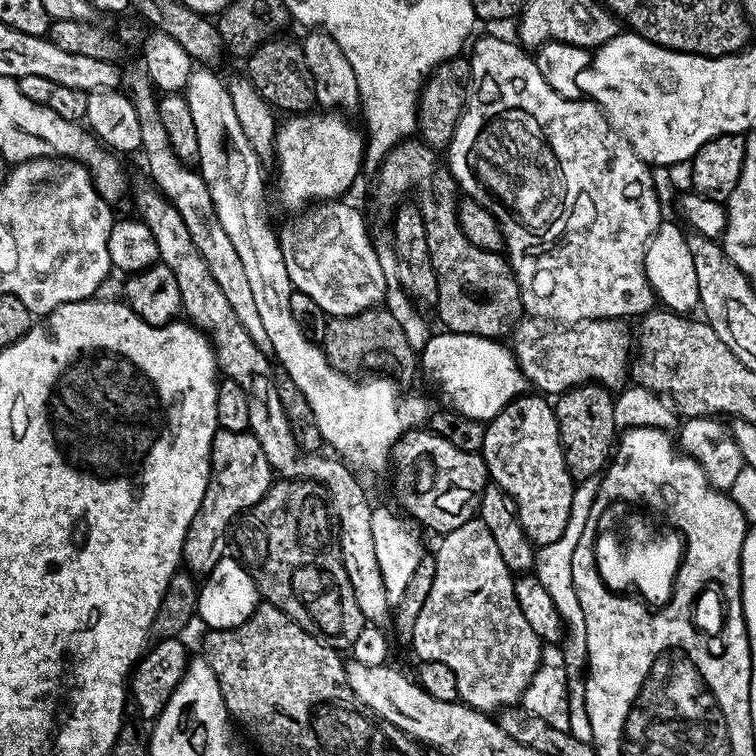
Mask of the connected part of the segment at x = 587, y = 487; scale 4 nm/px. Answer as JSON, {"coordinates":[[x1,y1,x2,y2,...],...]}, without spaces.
{"coordinates":[[600,476,586,478,573,487,570,518,566,518,566,530,562,530,562,535,555,542,539,545,534,569,534,575,542,584,543,589,550,594,554,608,558,610,564,626,562,649,565,656,566,678,568,679,568,732,574,738,578,738,578,742,587,744,592,744,592,731,590,730,590,714,586,714,586,690,584,689,584,677,588,666,586,614,582,610,582,602,578,602,578,590,574,590,574,546,578,546,578,538,582,538,582,530,586,530,586,518,590,518,590,506,594,506,599,493]]}

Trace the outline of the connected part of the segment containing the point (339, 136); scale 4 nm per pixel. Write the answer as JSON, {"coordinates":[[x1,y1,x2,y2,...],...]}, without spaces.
{"coordinates":[[324,110,317,114,292,114,276,129,275,159,280,159,280,196,284,200,316,200,312,202,332,202,356,180,356,175,364,168,364,146,366,136,359,127,347,120,347,115,336,110]]}

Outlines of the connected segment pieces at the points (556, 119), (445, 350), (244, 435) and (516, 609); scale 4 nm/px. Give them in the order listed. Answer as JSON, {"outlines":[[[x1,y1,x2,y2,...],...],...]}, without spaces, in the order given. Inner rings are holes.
{"outlines":[[[484,36,477,42,476,53,470,56,470,63,474,91,469,95,468,103,464,105,464,112,454,130,454,138,446,149,446,163,456,179,459,191,467,199,476,200,486,210,490,210,490,214,494,214,496,221,500,223,500,229,504,235,506,259,512,266,512,273,516,275,516,281,520,287,520,300,524,303,524,312,529,317,539,318,544,322,571,326,579,324,582,320,597,319,596,296,600,295,604,295,605,302,609,304,609,314,607,313,609,317,640,318,644,313,651,312,654,308,654,293,648,285,648,279,644,277,644,255,650,238,662,223,660,200,656,197,656,184,652,181,653,169,645,164,642,158,638,158,630,142,626,142,626,138,622,138,622,134,618,134,618,130,610,126,608,112,605,109,599,108,590,99,567,100,554,90,550,90,546,78,542,78,538,70,535,59,521,48,519,43,512,41,511,44,500,36]],[[447,330,440,332,428,338,420,355,423,370,437,378,440,398,447,409,487,422,527,391,525,374,520,369,515,353,505,343,493,337]],[[217,430,212,443,212,476,208,479,202,506,198,506,198,514,194,514,190,530,186,530,182,560,187,571,200,578,208,577,229,551,230,529,234,521,254,507,268,493,273,482,272,467,270,462,266,462,266,454,262,454,258,438,254,438,249,431]],[[479,518,462,522,458,530,450,530,439,537,440,545,434,549,437,562,437,573,434,574,434,584,430,587,430,594,418,613,418,620,414,625,410,646,416,651,420,660,432,656,428,652,428,632,440,632,444,636,444,628,440,628,440,620,448,620,452,624,452,616,460,620,460,687,457,688,458,697,471,708,480,712,495,713,501,708,515,705,521,699,531,681,532,675,540,665,542,641,538,634,534,634,533,627,526,622,521,607,515,598,514,574,502,562,502,553,494,542,490,530],[428,620,436,624,436,628,428,628]]]}

